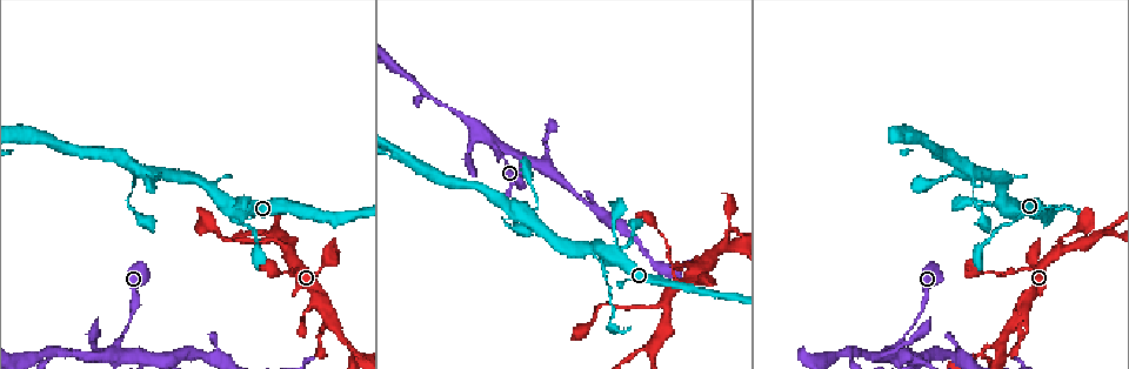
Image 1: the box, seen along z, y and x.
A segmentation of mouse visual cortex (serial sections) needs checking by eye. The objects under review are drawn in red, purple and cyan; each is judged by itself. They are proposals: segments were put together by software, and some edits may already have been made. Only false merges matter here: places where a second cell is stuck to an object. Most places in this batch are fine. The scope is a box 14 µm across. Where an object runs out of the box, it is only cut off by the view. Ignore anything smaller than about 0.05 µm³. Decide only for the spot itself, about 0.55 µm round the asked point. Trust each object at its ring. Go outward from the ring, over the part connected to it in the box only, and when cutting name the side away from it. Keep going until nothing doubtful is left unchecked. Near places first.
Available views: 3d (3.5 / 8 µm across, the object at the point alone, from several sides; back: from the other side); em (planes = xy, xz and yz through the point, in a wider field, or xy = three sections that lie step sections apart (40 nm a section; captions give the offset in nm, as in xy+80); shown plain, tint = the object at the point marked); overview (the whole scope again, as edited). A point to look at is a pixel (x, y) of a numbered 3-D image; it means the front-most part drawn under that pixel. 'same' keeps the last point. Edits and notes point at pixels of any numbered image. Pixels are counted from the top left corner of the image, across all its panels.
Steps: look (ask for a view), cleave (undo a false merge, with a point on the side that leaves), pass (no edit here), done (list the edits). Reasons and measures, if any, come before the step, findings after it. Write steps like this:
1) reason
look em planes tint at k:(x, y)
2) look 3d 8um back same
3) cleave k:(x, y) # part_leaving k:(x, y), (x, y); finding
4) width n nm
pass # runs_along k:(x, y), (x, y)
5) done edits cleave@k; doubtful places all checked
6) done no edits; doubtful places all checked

look em planes tint at 1:(604, 275)

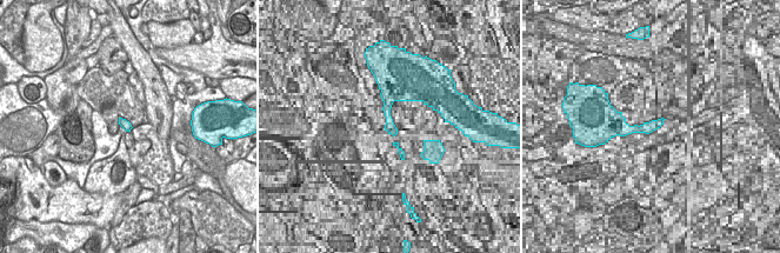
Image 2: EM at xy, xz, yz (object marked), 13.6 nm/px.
look 3d 3.5um same

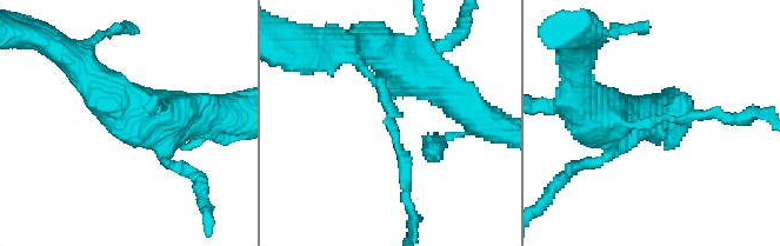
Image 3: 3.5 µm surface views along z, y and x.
pass # runs_along 3:(434, 79), (387, 92), (405, 188); one cell here

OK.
sharp bend
look 3d 3.5um back at 1:(492, 143)

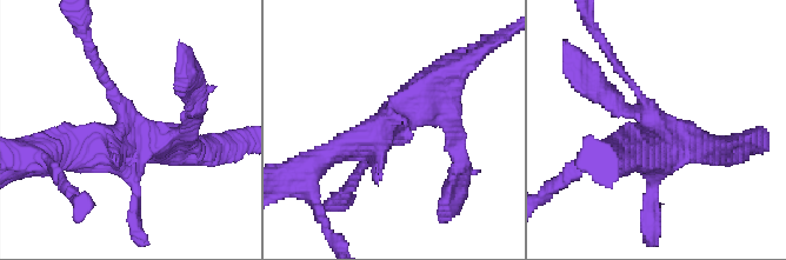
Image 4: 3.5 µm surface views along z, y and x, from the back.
need the tissue
look em xy step 3 tint at 4:(654, 123)

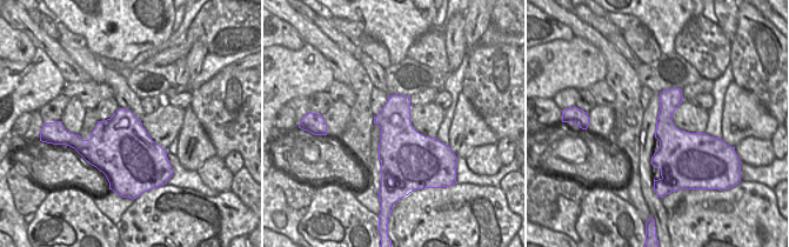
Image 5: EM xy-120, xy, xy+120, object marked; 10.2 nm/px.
pass # runs_along 4:(95, 62), (124, 131), (62, 148); one cell here

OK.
three-way junction
look 3d 3.5um back at 1:(852, 350)

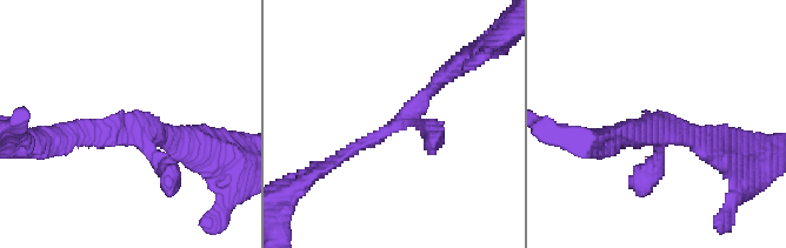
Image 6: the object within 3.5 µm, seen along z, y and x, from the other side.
arms 3; arm_widths 200, 200, 250 nm
look em xy step 2 tint at 6:(394, 126)

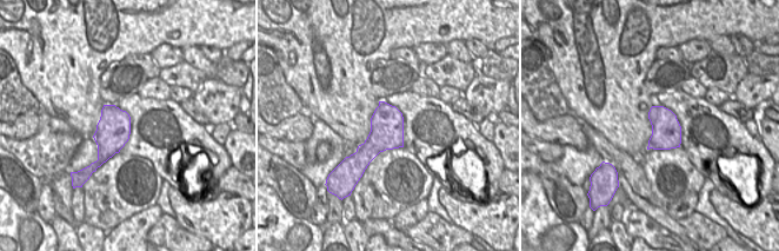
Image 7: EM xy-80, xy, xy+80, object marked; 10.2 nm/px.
another direction
look em planes tint same

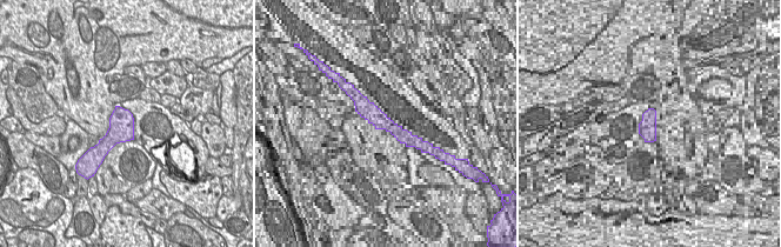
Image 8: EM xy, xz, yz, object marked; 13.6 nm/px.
pass # runs_along 6:(326, 165), (394, 126), (448, 72); all the same cell

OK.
done no edits; doubtful places all checked

